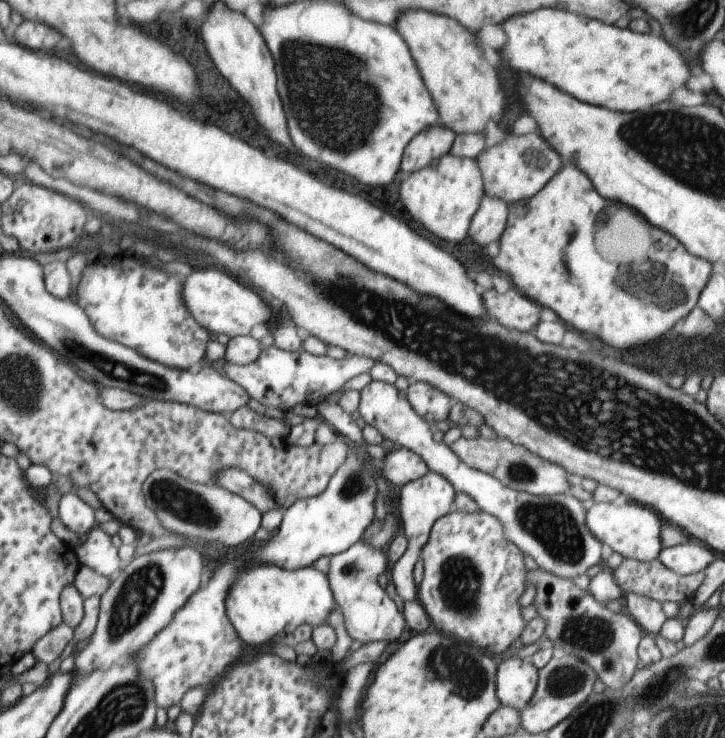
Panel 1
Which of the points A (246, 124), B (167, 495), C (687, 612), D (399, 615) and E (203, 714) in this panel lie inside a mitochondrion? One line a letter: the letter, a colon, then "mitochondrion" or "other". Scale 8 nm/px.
A: other
B: mitochondrion
C: other
D: other
E: other

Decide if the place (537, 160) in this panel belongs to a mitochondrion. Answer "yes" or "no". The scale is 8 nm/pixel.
yes

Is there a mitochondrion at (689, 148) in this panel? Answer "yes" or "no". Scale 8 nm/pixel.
yes

